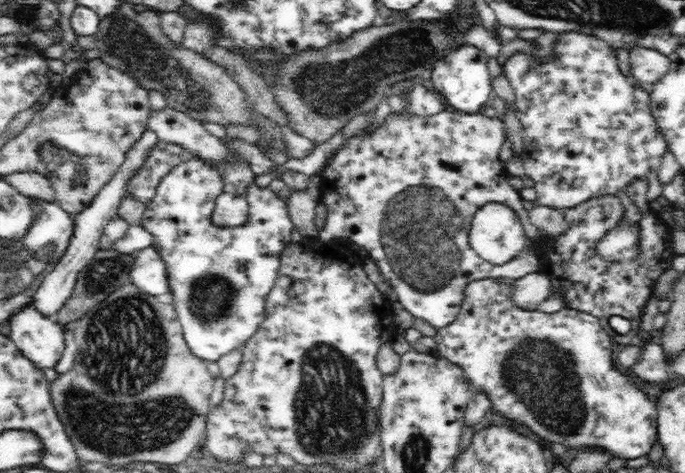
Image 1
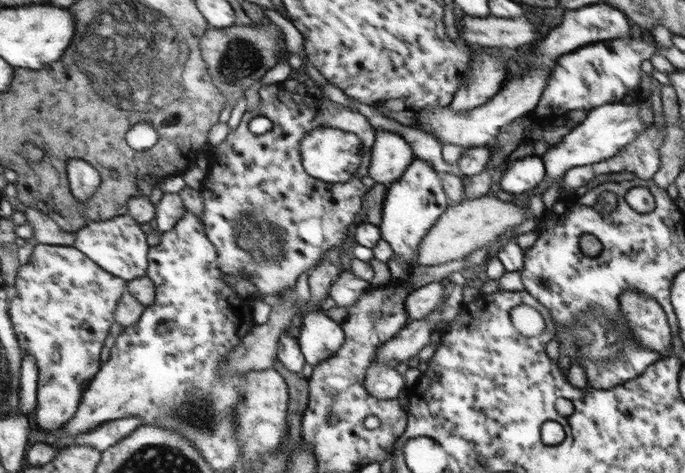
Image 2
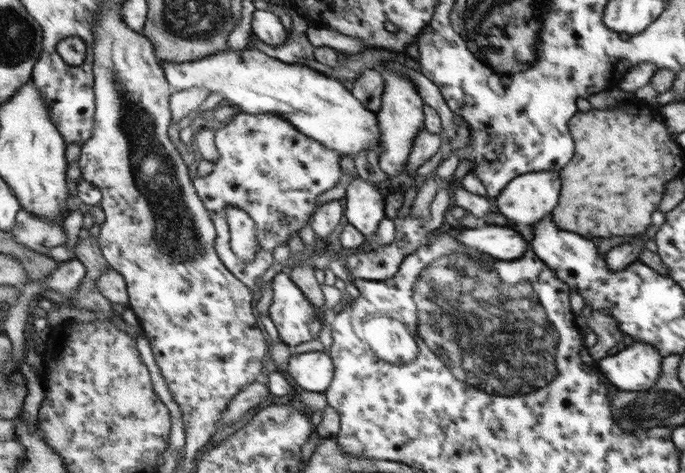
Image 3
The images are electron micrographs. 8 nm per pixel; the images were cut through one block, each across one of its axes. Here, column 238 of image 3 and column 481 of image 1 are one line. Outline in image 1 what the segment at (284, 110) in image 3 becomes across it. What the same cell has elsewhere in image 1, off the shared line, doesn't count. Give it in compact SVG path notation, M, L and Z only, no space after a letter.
M466 45L454 50L446 56L445 60L438 60L432 68L432 84L438 92L444 104L448 104L459 113L478 113L481 107L485 107L490 92L493 90L492 80L488 71L488 60L484 51L476 46Z

